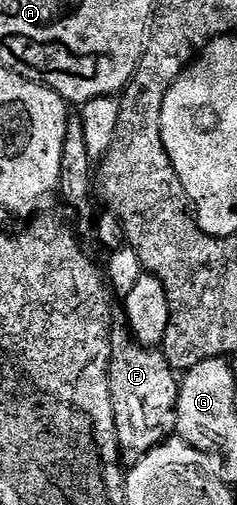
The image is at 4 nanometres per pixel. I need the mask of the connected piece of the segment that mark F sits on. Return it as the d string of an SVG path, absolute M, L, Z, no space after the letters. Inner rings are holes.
M134 338L111 341L111 393L113 394L113 410L115 411L115 429L119 438L119 450L122 459L134 466L145 454L153 451L164 440L176 435L177 402L179 401L180 377L176 369L163 357L158 347L140 344Z

